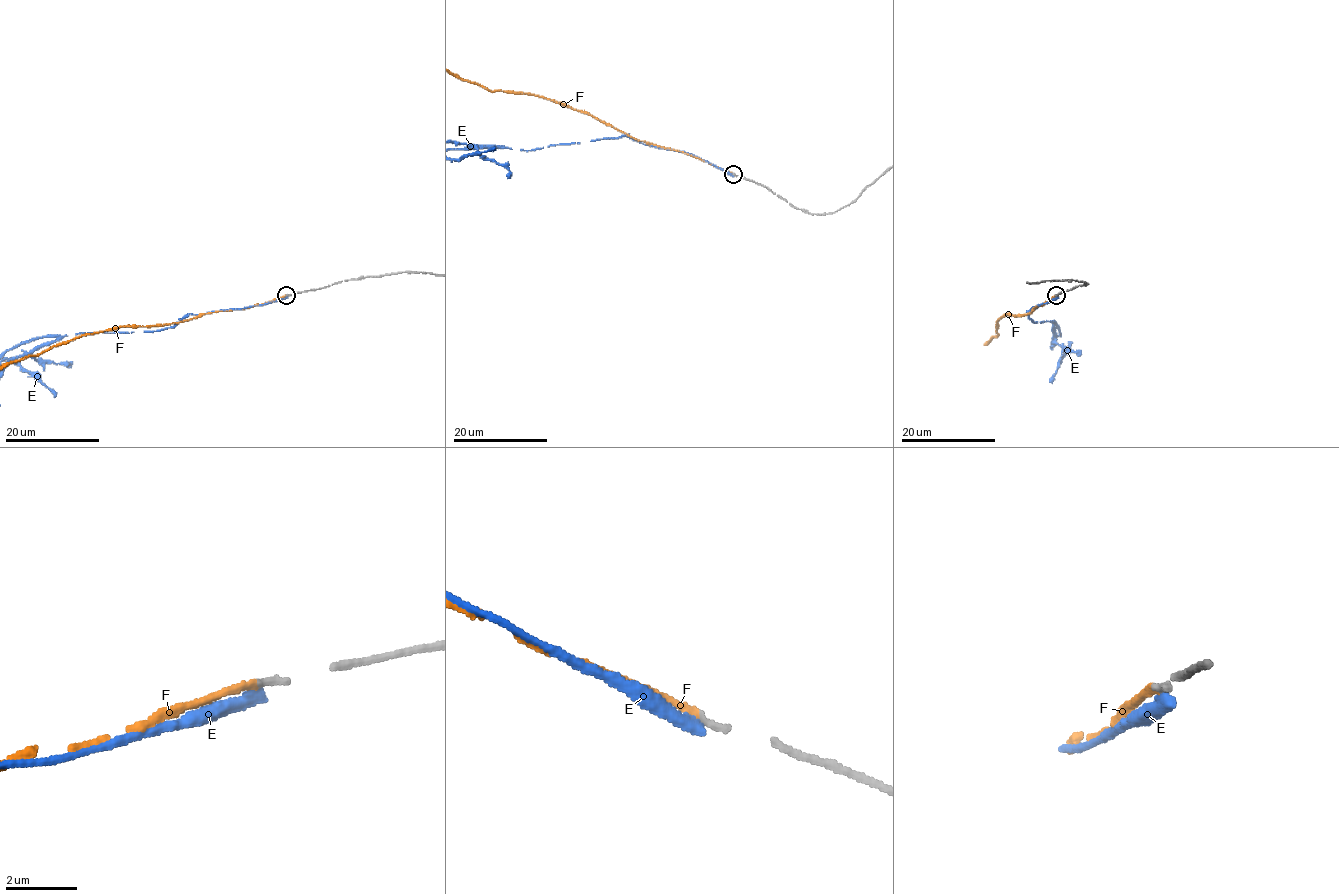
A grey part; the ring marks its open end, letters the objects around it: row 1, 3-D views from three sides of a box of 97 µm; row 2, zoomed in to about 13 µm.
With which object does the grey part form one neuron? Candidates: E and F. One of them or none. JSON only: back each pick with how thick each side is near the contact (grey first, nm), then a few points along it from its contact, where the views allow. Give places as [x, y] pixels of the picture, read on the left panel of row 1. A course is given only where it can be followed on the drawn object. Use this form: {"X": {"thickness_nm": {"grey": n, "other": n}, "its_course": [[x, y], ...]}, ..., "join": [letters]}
{"F": {"thickness_nm": {"grey": 200, "other": 190}}, "join": ["F"]}

